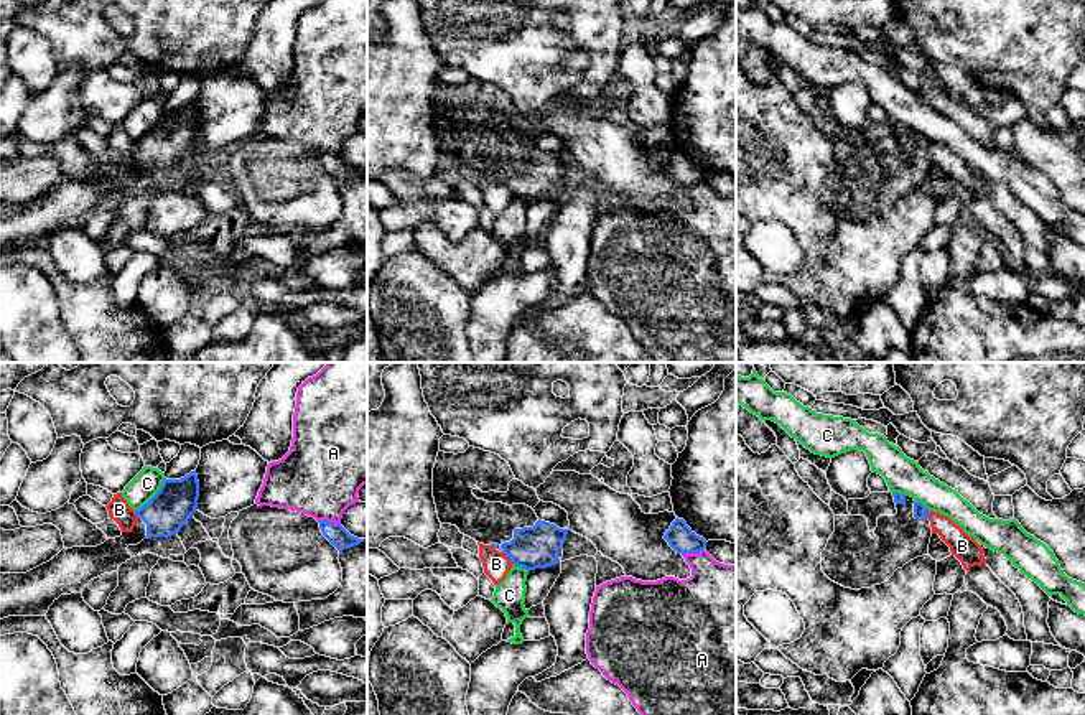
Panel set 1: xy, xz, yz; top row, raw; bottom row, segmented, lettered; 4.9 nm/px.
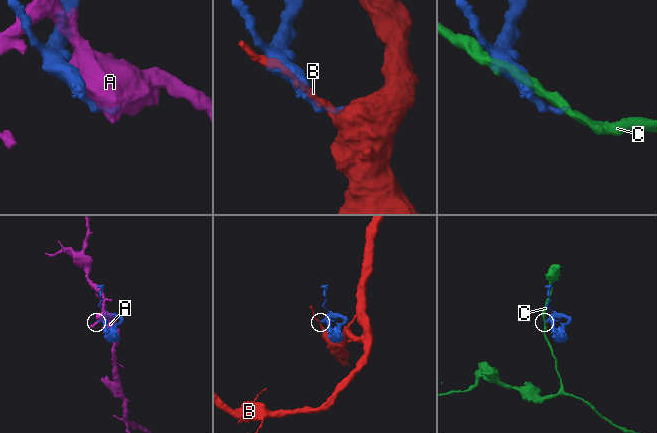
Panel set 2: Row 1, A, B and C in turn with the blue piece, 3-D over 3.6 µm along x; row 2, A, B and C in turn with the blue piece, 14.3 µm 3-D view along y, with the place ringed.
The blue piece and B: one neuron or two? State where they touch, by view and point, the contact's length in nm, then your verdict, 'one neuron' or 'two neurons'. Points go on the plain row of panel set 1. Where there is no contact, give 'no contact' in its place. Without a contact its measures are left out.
xz (507, 186) | 90 nm | two neurons

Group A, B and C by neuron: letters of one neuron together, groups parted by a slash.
A / B / C

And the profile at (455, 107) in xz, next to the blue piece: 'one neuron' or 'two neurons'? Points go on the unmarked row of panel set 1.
one neuron

